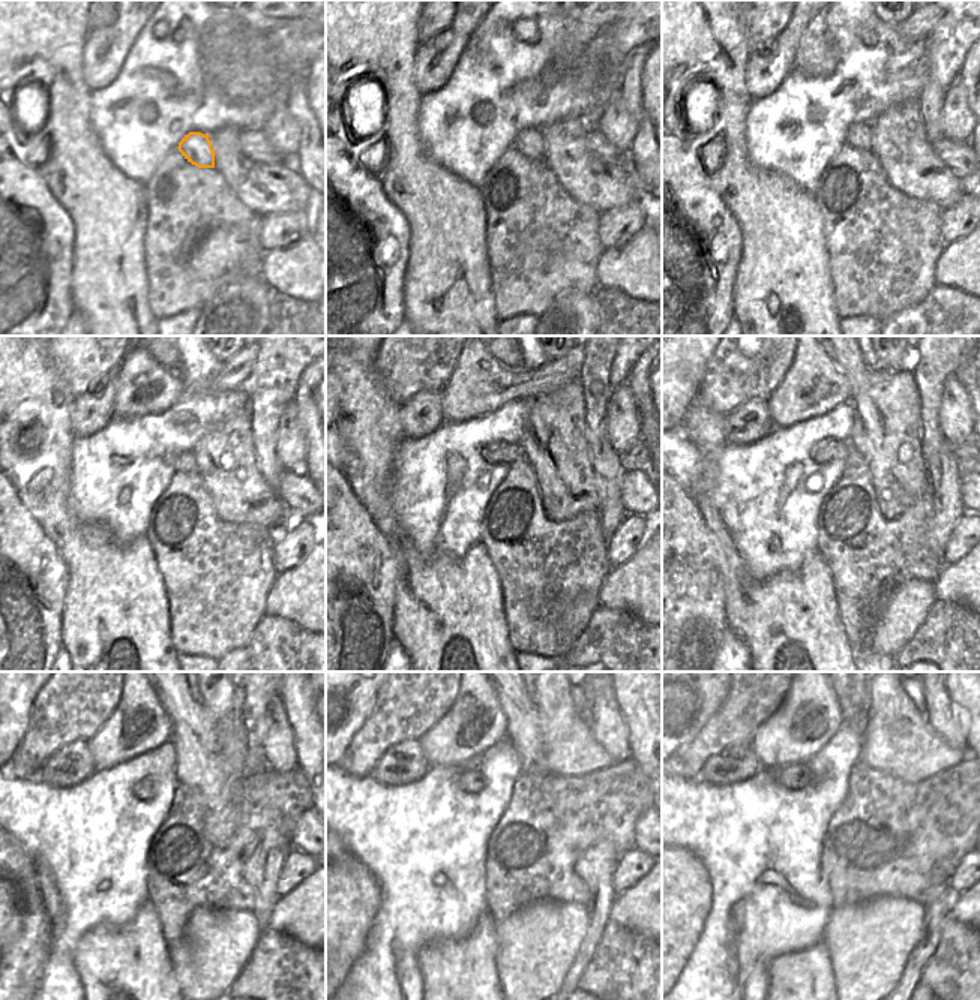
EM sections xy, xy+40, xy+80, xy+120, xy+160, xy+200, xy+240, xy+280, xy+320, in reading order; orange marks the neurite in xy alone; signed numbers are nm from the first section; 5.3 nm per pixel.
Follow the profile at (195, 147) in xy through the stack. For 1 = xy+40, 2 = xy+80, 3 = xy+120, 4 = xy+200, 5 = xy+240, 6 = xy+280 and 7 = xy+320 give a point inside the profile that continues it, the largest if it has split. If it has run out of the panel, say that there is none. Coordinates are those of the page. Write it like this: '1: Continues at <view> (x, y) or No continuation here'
1: Continues at xy+40 (530, 143)
2: Continues at xy+80 (859, 135)
3: Continues at xy+120 (183, 464)
4: Continues at xy+200 (824, 452)
5: Continues at xy+240 (146, 789)
6: Continues at xy+280 (471, 781)
7: Continues at xy+320 (791, 775).

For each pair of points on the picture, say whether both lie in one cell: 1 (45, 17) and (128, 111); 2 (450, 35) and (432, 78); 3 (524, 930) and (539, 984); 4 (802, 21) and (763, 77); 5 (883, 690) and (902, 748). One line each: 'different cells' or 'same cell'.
1: different cells
2: same cell
3: same cell
4: same cell
5: same cell

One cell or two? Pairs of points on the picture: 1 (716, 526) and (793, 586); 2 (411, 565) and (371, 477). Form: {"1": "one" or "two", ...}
{"1": "one", "2": "one"}

